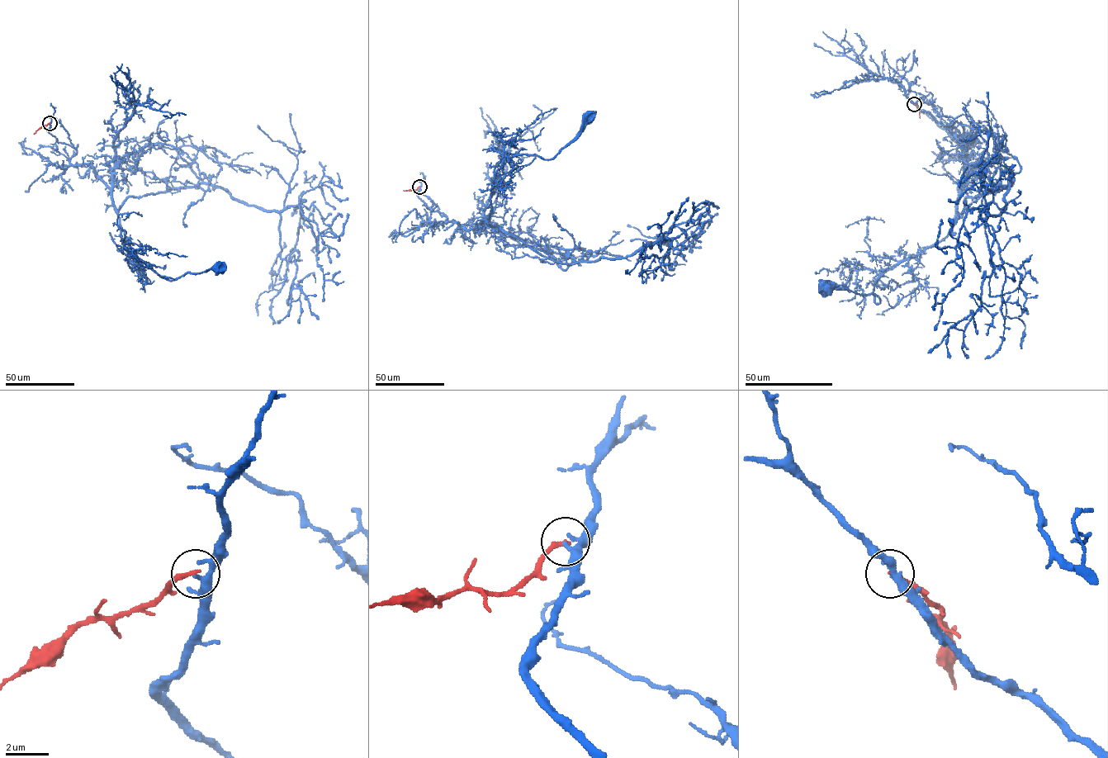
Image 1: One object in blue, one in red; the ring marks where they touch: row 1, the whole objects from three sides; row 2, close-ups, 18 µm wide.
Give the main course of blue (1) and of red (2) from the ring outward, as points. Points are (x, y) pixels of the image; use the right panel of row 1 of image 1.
1: (914, 104), (961, 147), (959, 156), (968, 169), (954, 227), (874, 282), (878, 304), (875, 295), (826, 286)
2: (914, 104), (918, 106), (920, 118)

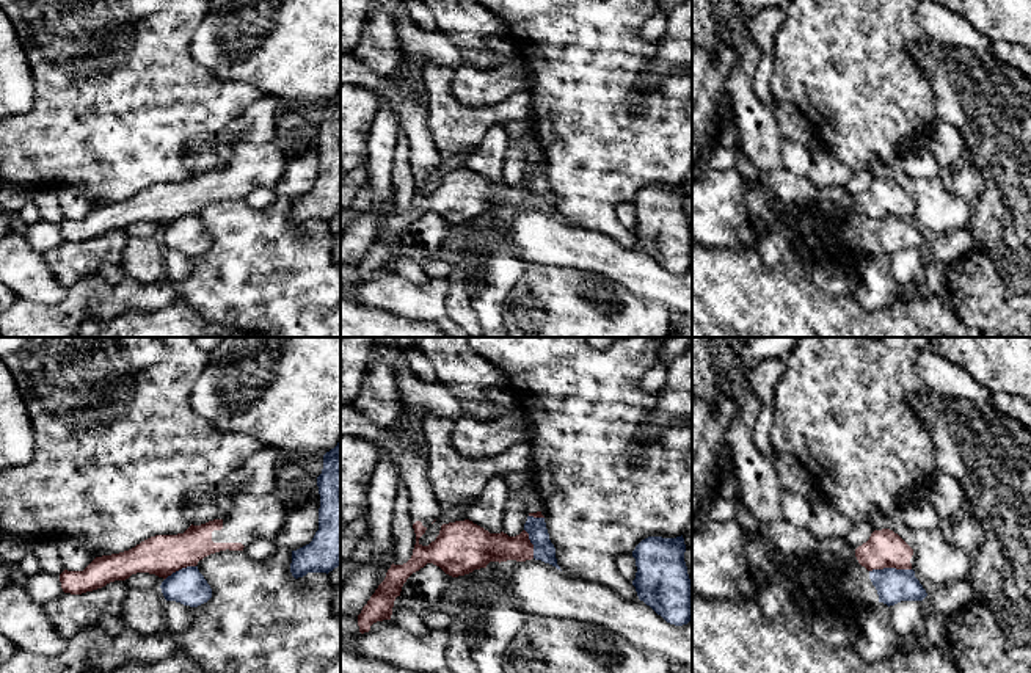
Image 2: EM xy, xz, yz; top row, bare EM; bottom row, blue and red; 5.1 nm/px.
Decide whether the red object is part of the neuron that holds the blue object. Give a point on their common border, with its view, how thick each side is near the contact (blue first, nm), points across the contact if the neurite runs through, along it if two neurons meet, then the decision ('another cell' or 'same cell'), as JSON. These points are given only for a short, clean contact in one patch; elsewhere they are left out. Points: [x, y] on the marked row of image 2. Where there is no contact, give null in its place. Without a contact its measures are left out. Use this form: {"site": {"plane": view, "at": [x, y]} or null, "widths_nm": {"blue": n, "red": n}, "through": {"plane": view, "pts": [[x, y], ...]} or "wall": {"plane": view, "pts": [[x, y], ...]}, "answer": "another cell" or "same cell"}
{"site": {"plane": "yz", "at": [890, 568]}, "widths_nm": {"blue": 180, "red": 190}, "wall": {"plane": "yz", "pts": [[910, 568], [873, 568], [870, 571]]}, "answer": "another cell"}

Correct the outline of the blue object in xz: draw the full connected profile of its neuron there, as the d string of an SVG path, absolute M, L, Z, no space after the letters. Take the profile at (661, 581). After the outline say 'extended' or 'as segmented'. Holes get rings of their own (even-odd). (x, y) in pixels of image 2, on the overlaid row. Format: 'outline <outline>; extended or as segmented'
outline M683 535L648 537L632 551L637 566L632 585L639 599L675 626L692 620L690 579L684 552Z; as segmented

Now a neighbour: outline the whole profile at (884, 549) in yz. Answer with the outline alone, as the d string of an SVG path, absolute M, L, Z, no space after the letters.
M874 530L866 543L855 549L855 557L868 571L896 568L913 569L913 549L893 530Z

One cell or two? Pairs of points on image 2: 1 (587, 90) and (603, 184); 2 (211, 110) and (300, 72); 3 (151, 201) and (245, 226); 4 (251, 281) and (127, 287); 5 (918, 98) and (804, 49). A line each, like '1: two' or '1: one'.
1: one
2: two
3: two
4: two
5: one

